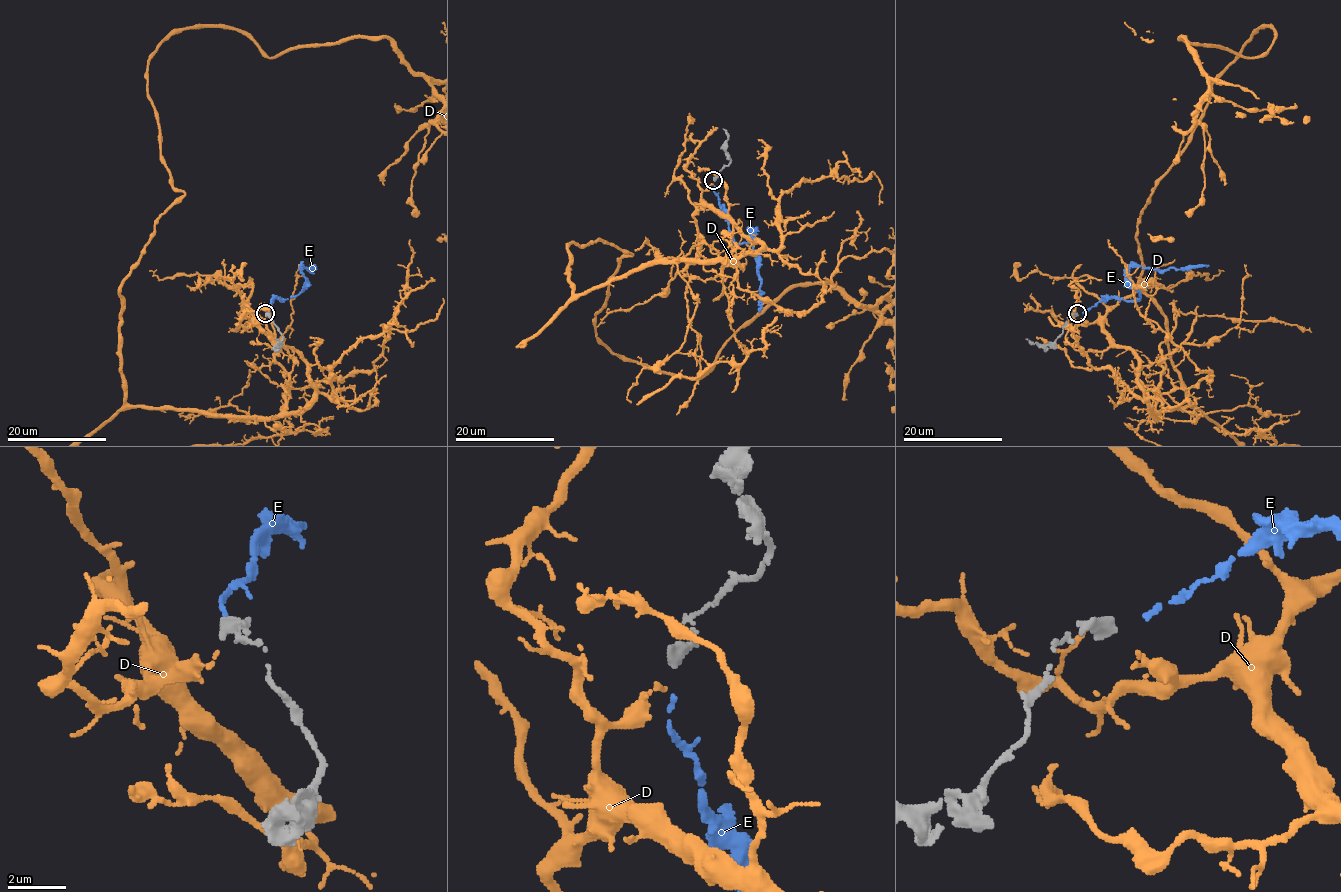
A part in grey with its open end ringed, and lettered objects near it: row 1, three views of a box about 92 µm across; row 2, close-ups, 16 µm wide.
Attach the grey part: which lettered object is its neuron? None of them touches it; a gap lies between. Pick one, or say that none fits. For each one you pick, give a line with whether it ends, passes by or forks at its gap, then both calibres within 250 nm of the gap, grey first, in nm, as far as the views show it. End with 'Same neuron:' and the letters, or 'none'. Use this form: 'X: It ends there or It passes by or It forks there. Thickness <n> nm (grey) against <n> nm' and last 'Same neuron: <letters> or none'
E: It ends there. Thickness 480 nm (grey) against 140 nm
Same neuron: E

